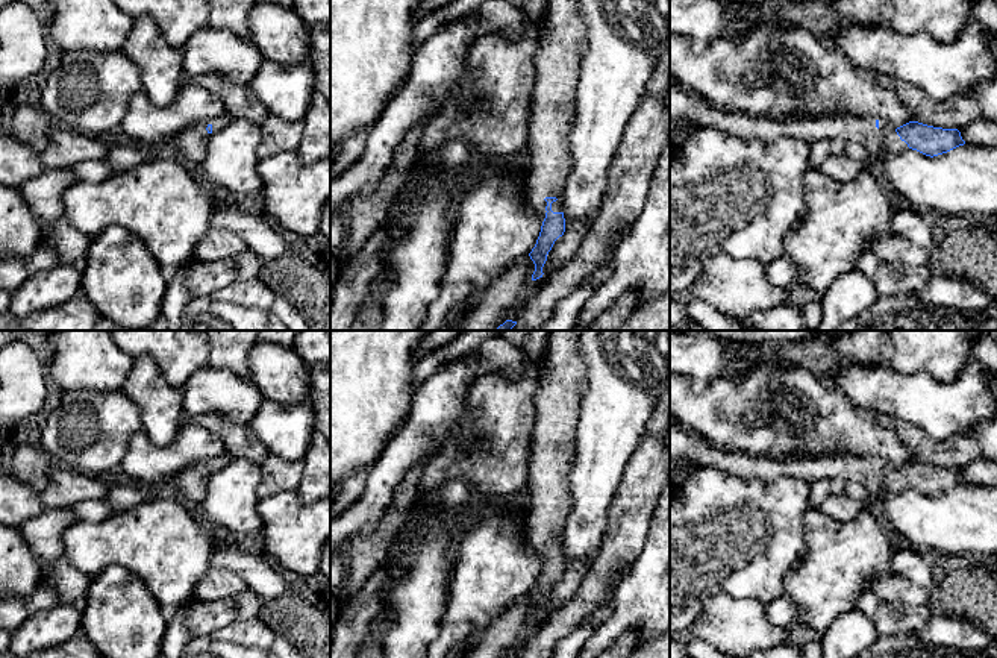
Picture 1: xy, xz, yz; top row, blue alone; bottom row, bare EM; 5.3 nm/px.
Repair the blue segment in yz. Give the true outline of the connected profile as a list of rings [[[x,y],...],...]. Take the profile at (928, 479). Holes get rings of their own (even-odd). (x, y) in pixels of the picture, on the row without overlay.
[[[670,421],[670,458],[686,459],[691,470],[714,467],[738,478],[755,478],[767,484],[782,476],[808,482],[820,479],[858,482],[867,490],[870,500],[900,493],[908,487],[933,497],[965,484],[958,468],[933,467],[918,461],[894,467],[882,458],[845,453],[817,458],[755,458],[741,452],[721,450],[674,421]]]

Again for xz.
[[[550,331],[544,352],[545,374],[536,385],[524,540],[542,558],[542,566],[529,593],[535,603],[532,620],[542,617],[547,594],[565,572],[559,540],[573,509],[570,473],[576,461],[580,399],[586,387],[586,367],[579,352],[582,334]]]

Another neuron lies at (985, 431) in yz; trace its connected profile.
[[[997,417],[976,421],[965,435],[979,443],[983,459],[997,464]]]

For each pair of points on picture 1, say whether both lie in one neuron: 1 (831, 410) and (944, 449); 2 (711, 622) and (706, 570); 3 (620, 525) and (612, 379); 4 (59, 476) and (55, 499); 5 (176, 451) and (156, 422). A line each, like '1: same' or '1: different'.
1: different
2: different
3: different
4: same
5: different

